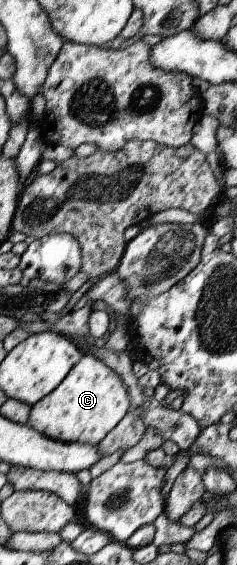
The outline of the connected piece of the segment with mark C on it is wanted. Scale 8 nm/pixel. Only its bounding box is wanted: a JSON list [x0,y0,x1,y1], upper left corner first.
[27,354,131,445]

